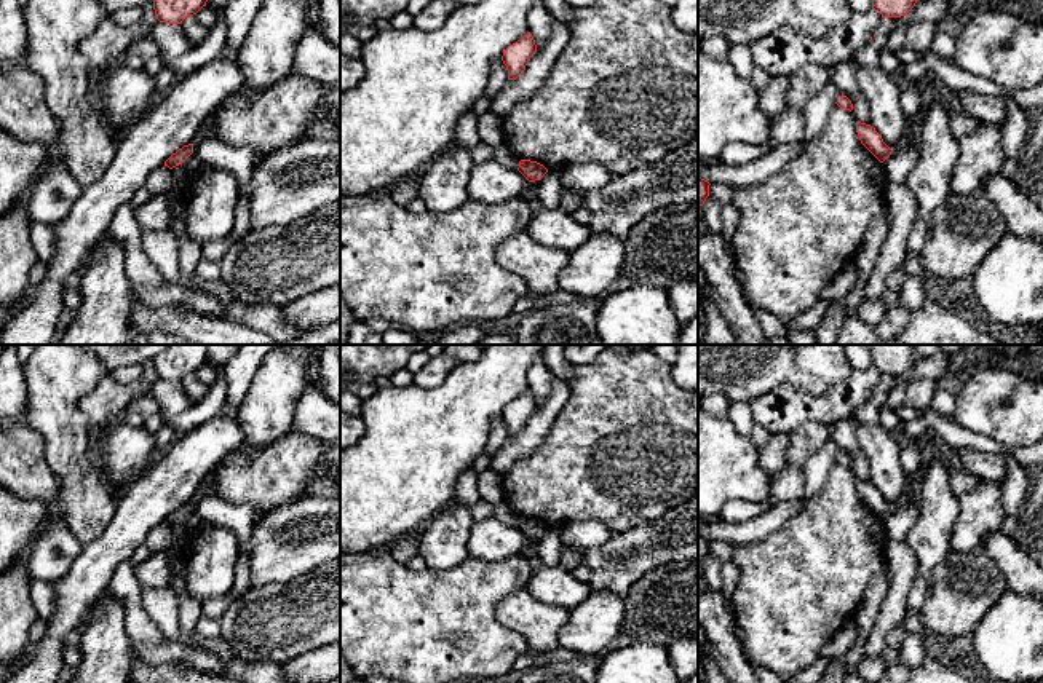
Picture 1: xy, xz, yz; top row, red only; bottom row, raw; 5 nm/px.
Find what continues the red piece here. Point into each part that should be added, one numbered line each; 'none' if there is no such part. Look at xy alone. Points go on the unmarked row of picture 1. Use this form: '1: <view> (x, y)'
none

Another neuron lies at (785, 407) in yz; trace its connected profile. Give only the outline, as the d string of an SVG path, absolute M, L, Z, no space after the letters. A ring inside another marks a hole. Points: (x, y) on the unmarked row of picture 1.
M875 367L853 370L845 381L821 396L783 383L749 401L748 405L755 424L763 426L771 434L789 434L808 421L832 424L850 420L853 412L874 394L880 378L882 372Z

